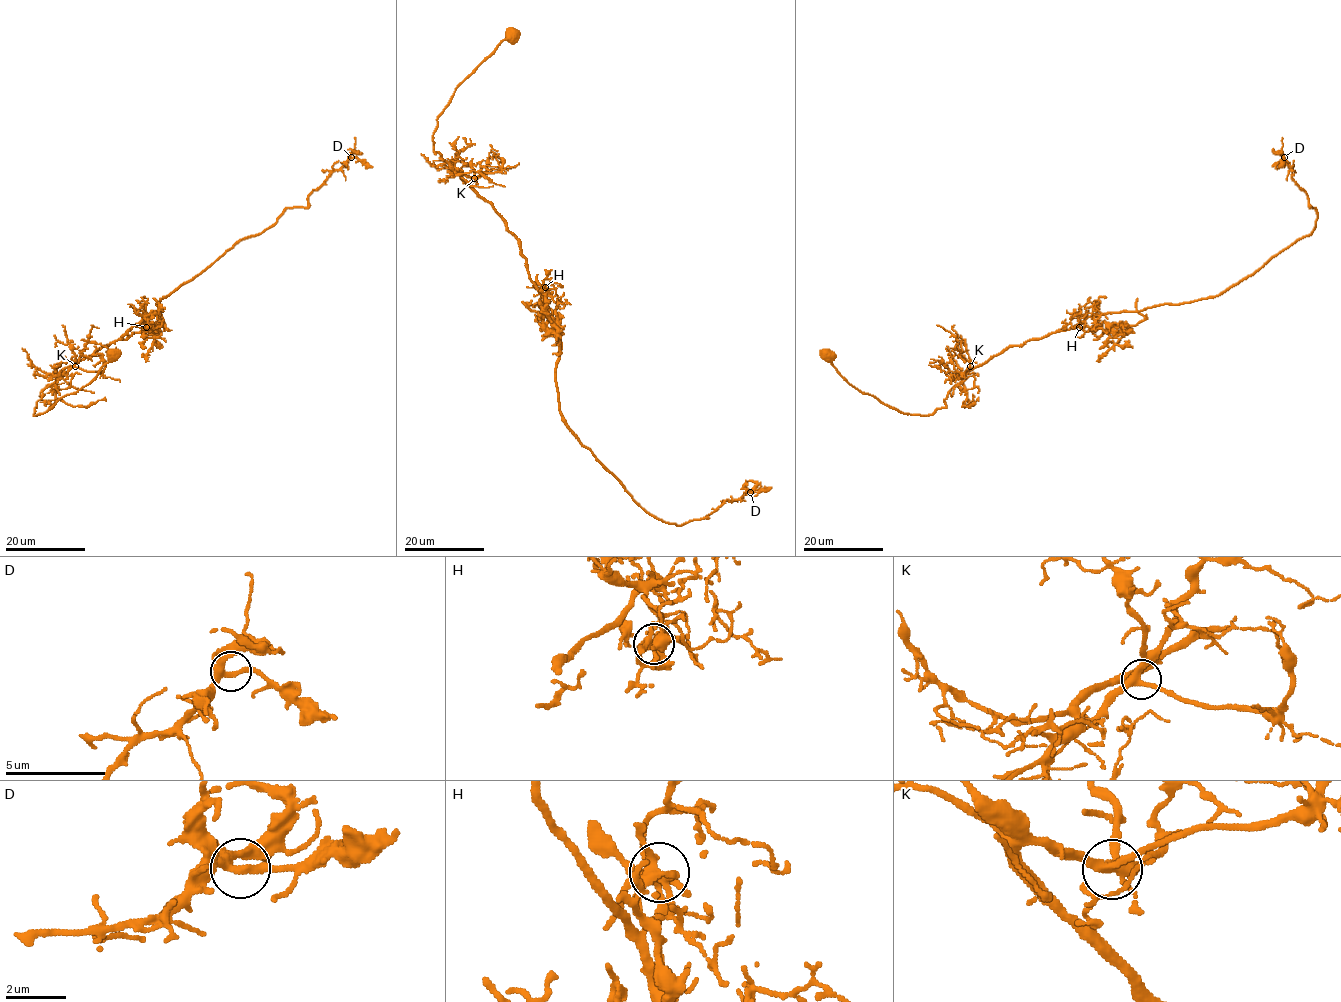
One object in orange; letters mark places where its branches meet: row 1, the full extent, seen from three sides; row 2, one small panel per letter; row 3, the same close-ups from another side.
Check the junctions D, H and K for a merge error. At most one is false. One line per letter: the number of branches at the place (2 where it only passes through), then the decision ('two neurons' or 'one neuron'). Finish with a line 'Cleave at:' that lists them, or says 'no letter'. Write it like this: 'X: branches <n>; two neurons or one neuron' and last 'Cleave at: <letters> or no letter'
D: branches 3; one neuron
H: branches 3; two neurons
K: branches 3; one neuron
Cleave at: H

